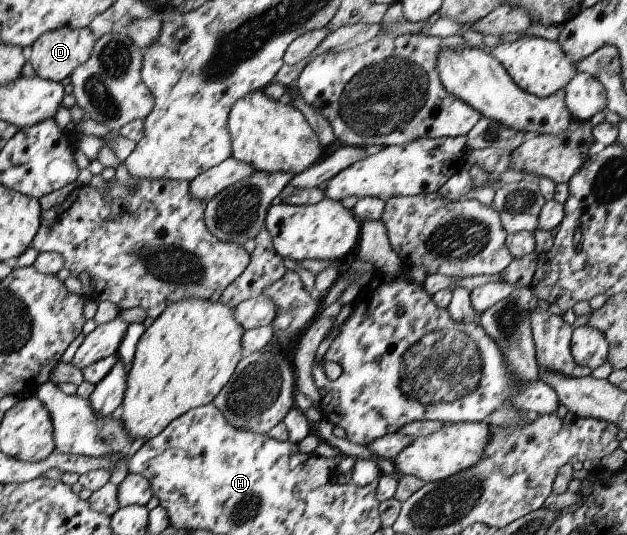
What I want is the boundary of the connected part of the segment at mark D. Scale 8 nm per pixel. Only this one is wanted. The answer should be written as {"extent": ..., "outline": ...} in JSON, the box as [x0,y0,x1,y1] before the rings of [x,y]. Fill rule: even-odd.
{"extent":[30,27,96,83],"outline":[[[90,27],[51,30],[32,44],[30,64],[40,78],[61,83],[78,66],[88,62],[96,39]]]}

